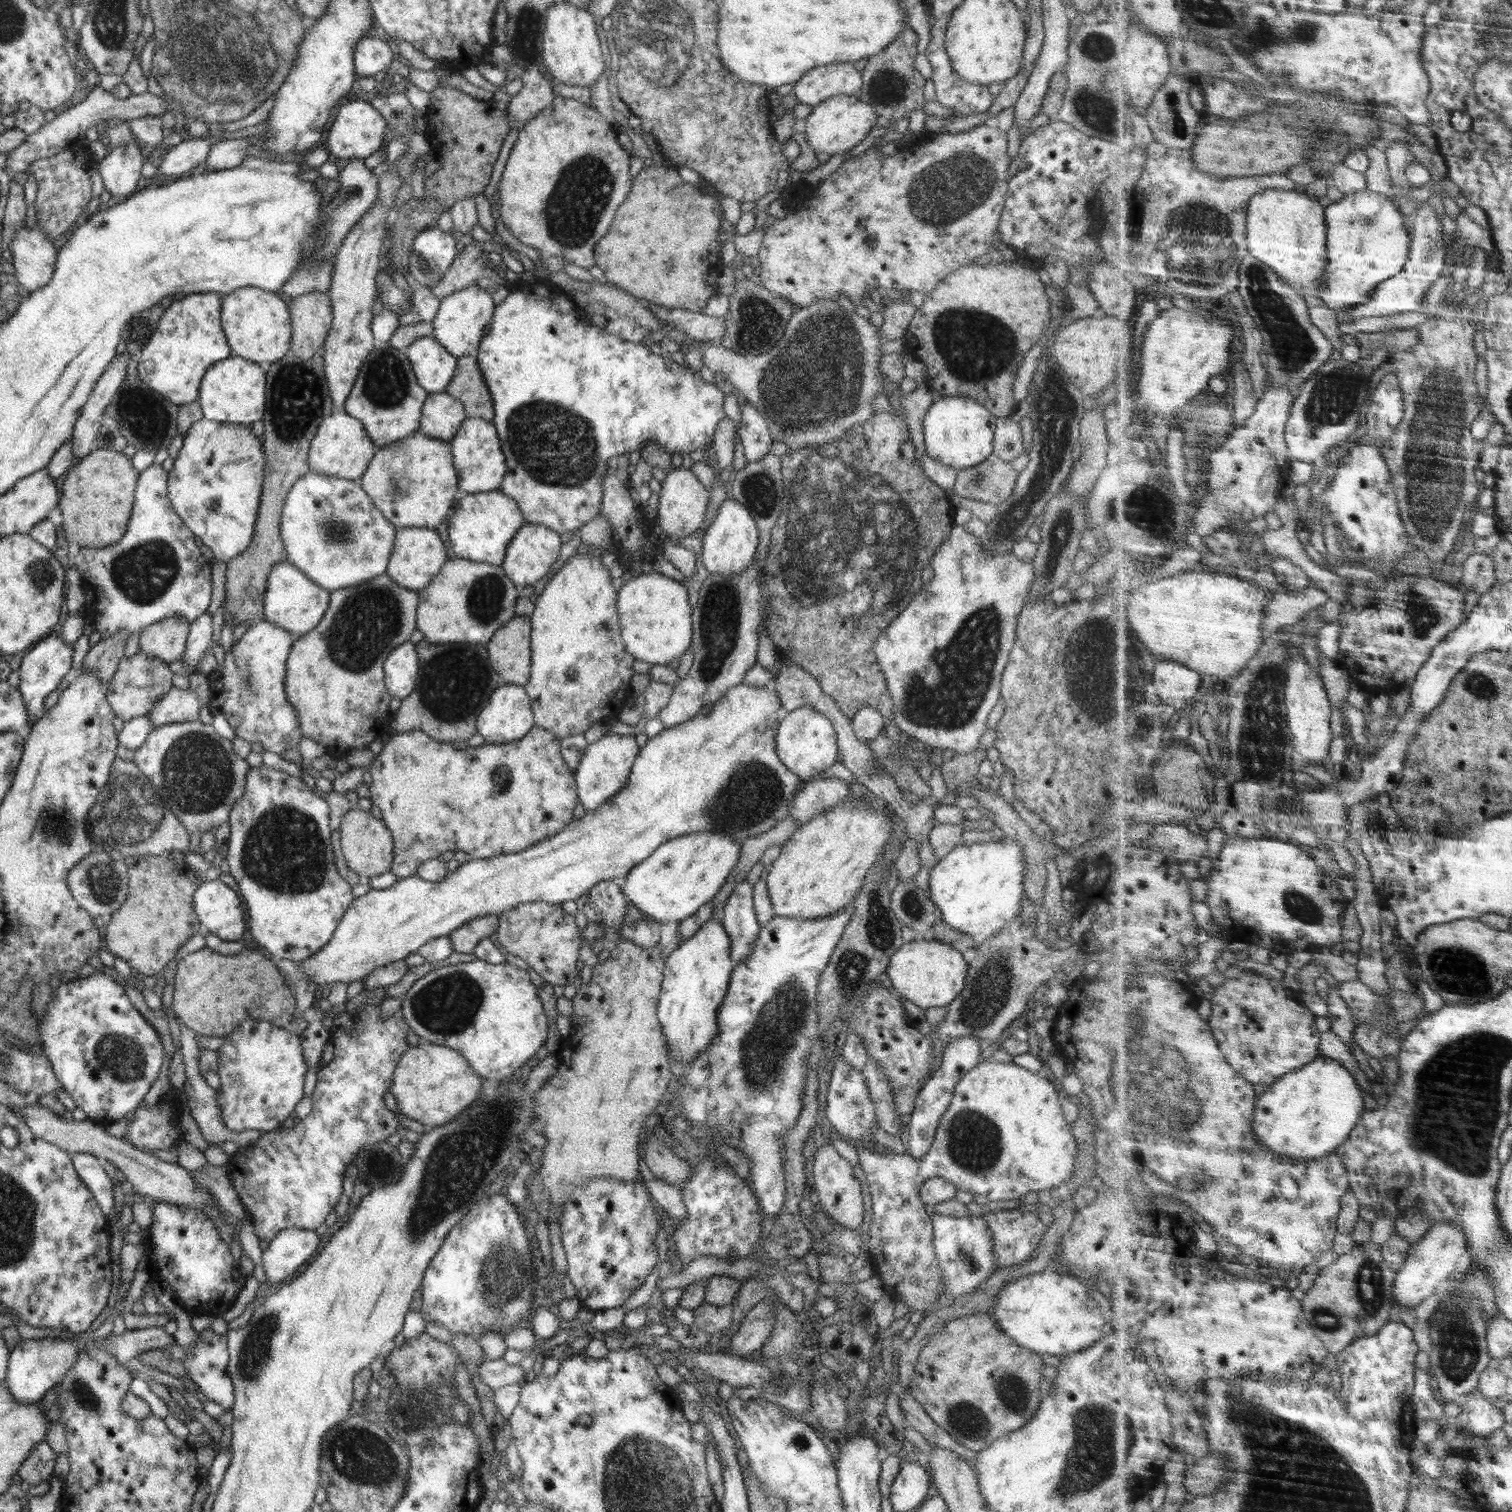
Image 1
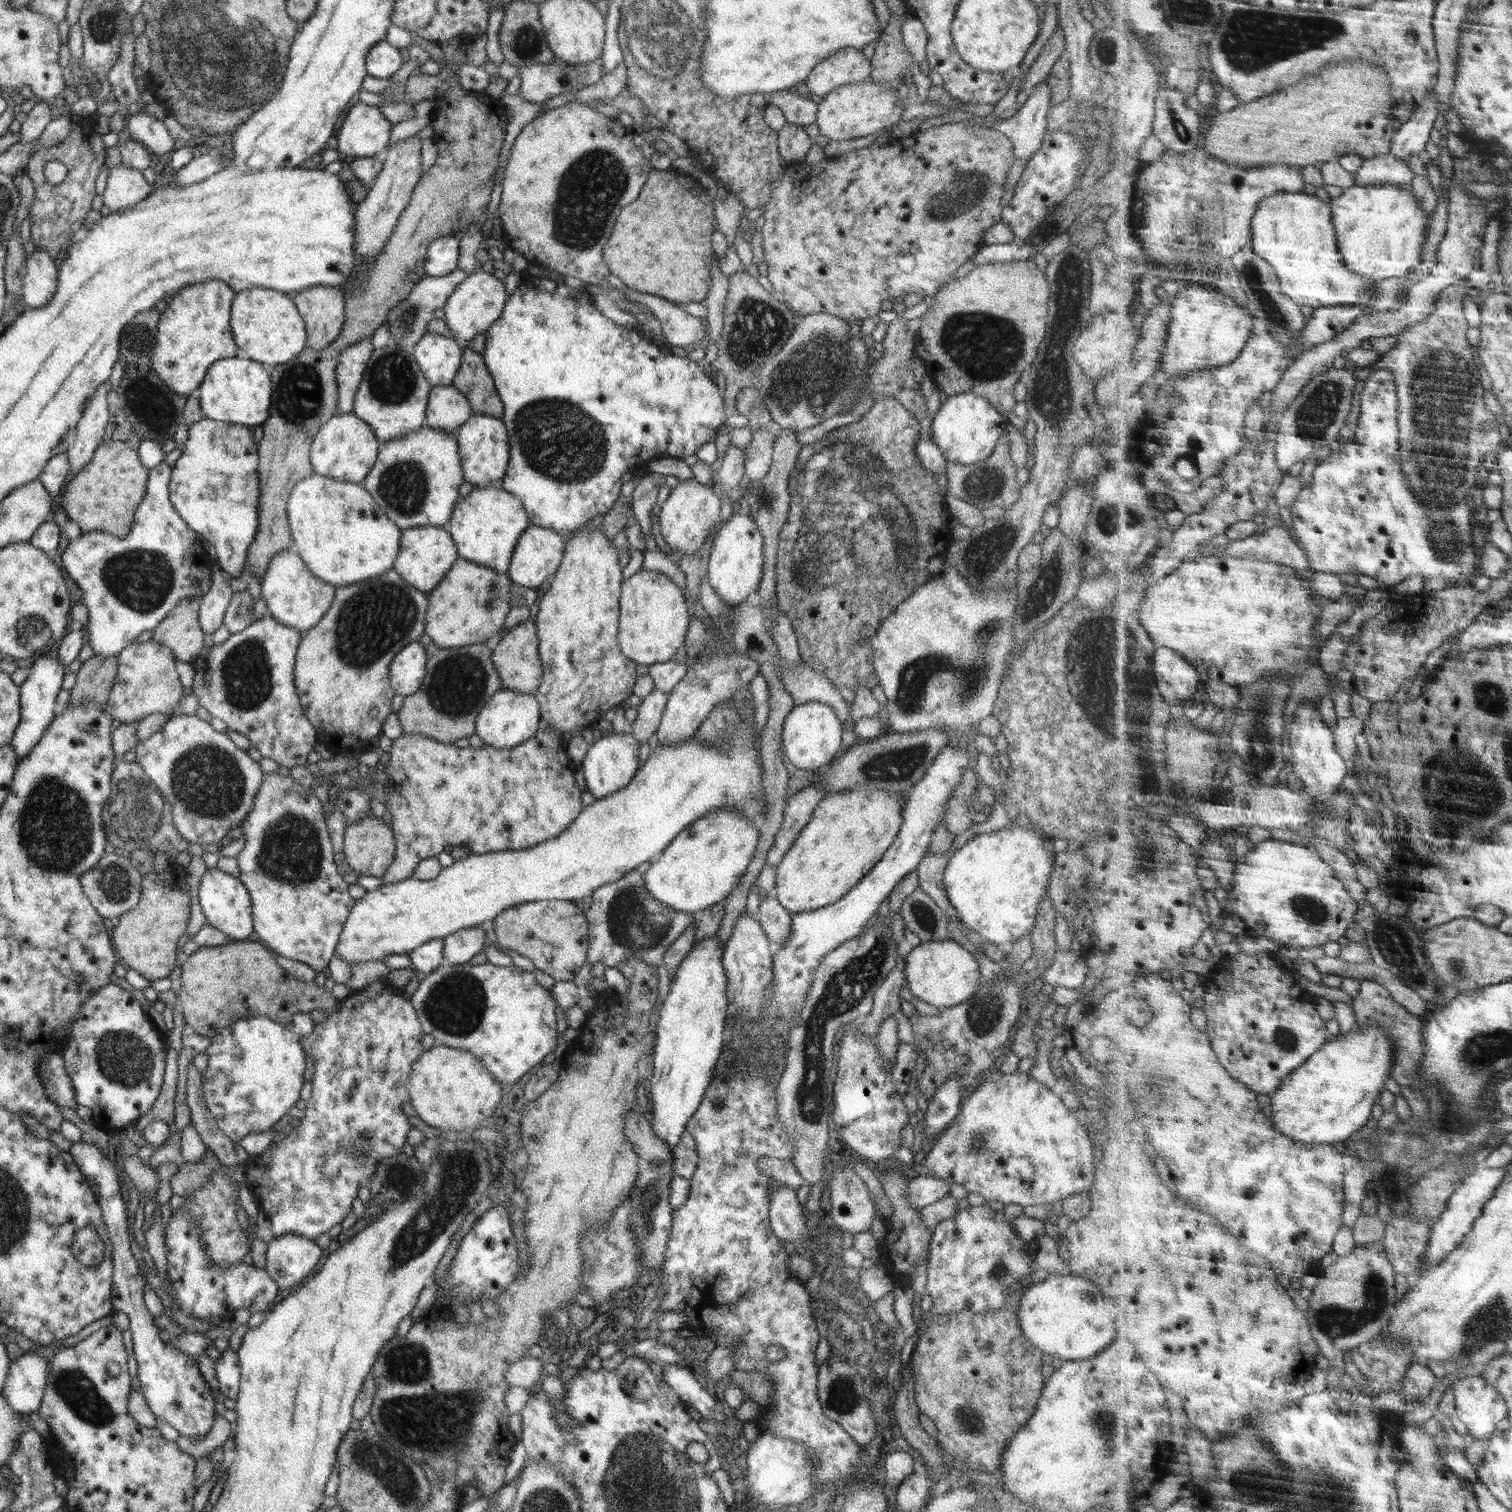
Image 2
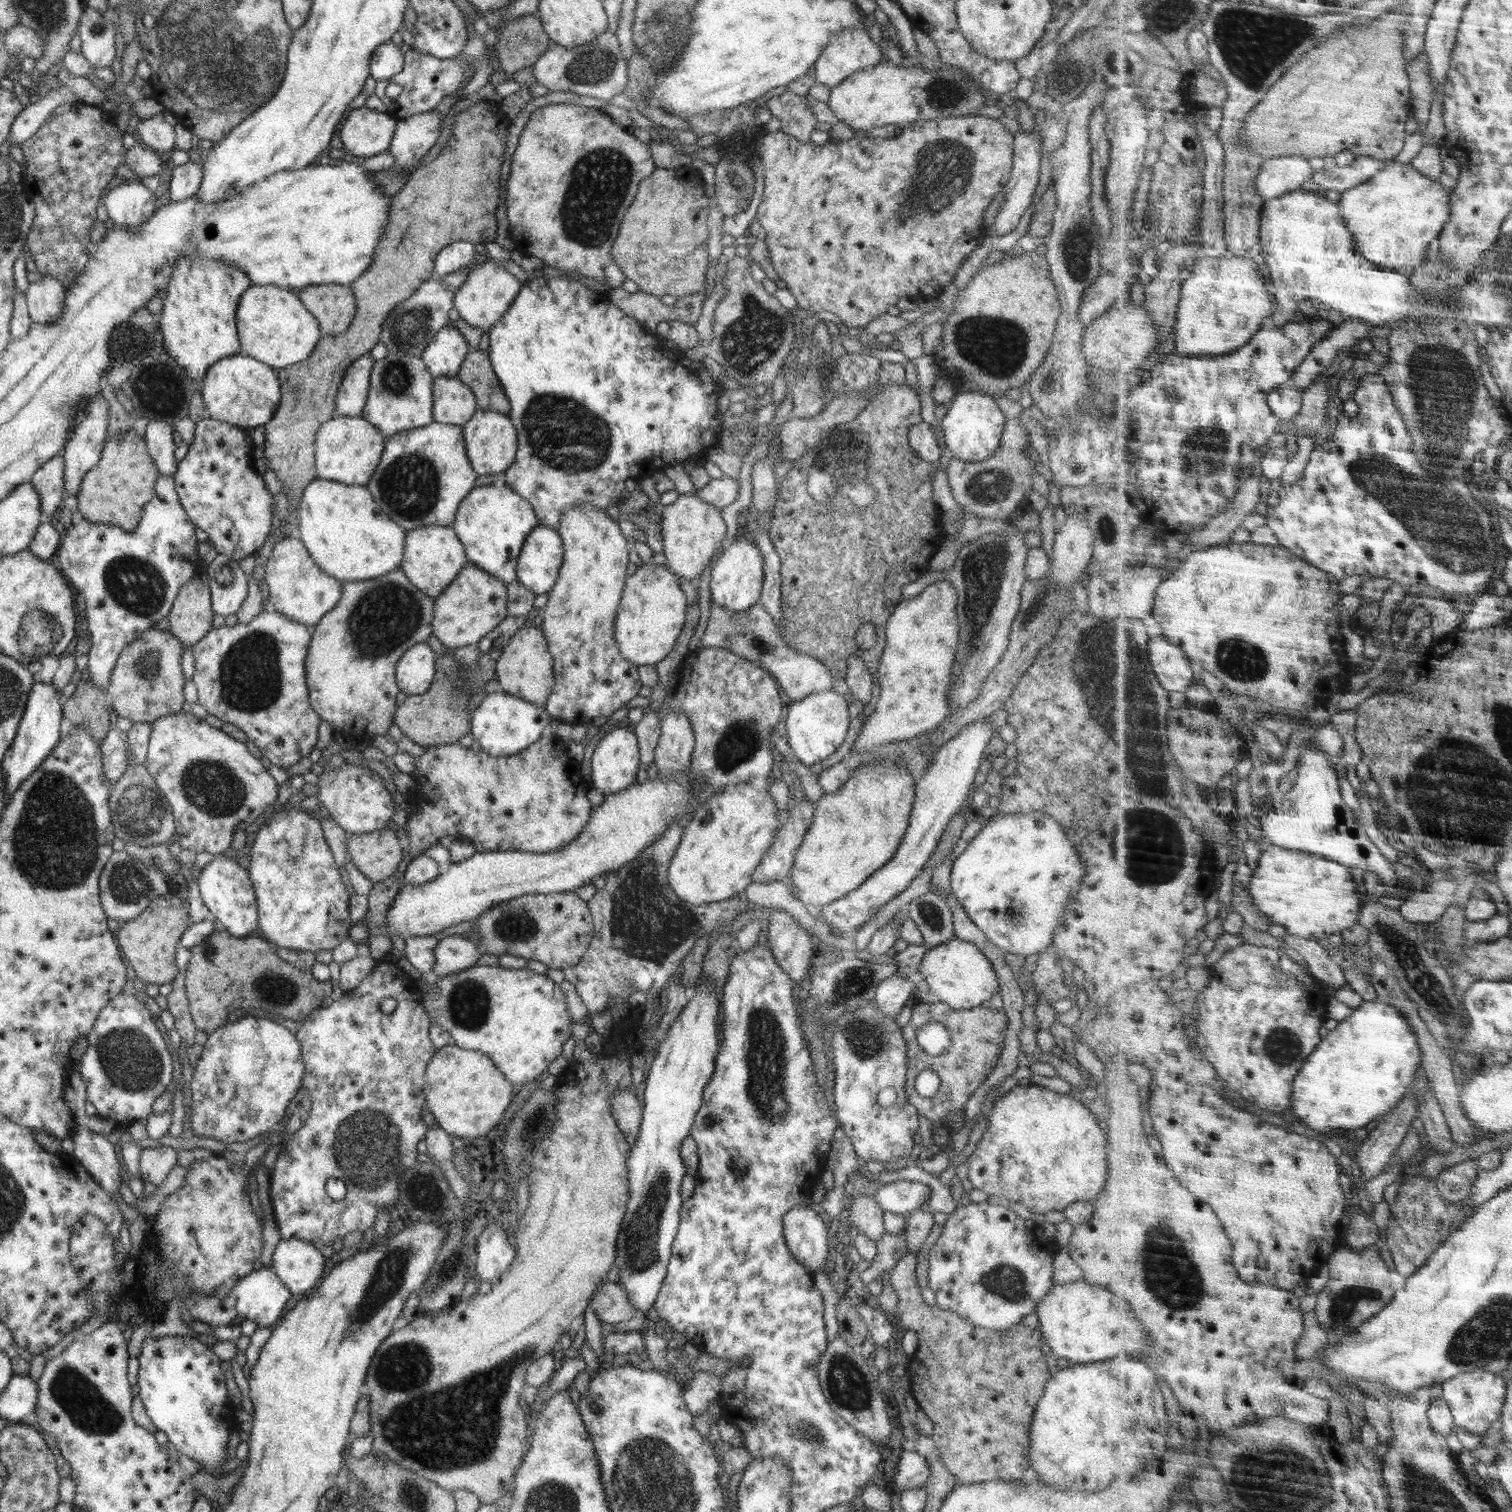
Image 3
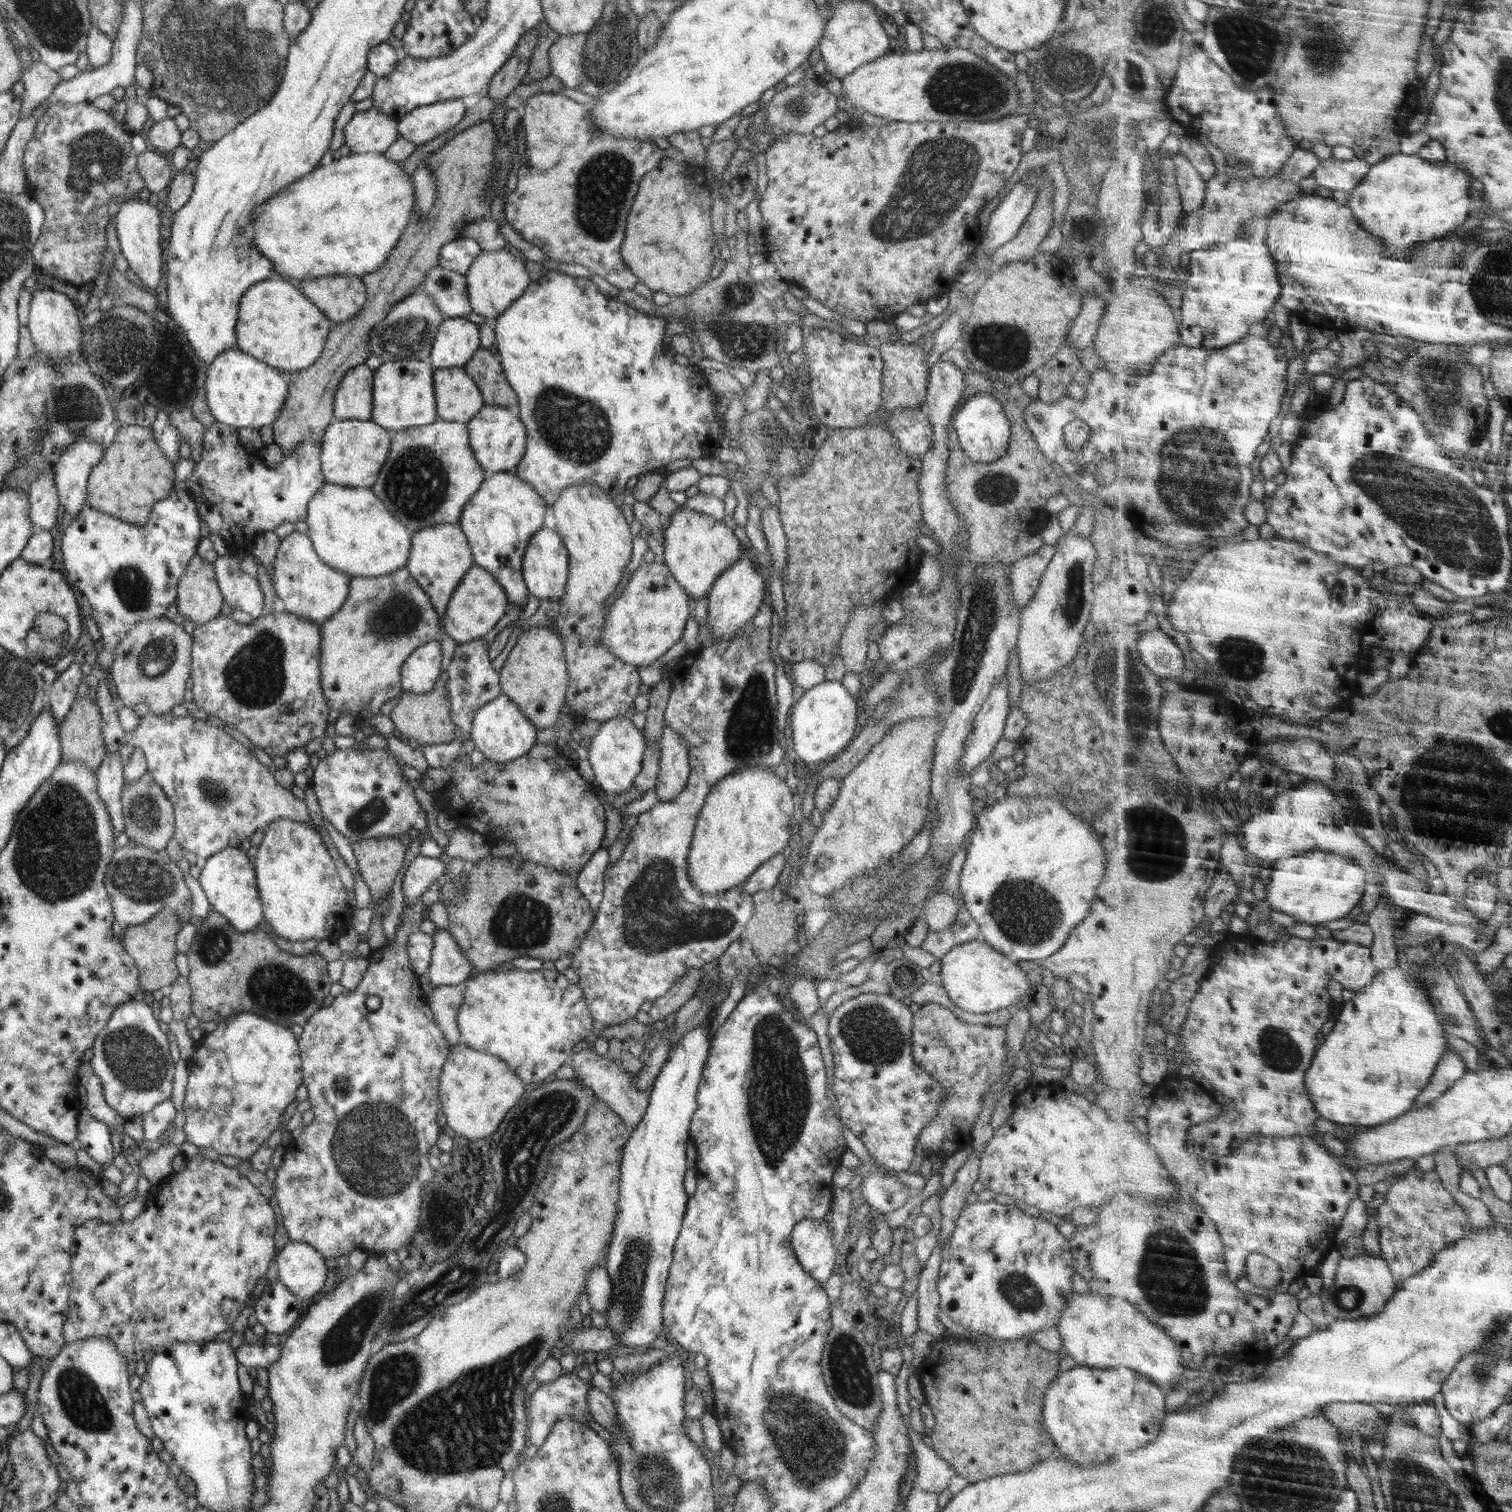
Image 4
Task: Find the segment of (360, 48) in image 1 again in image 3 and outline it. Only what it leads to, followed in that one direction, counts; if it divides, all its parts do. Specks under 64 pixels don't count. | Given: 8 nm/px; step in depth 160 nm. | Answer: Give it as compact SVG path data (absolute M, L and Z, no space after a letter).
M391 40L379 44L370 59L370 74L376 80L384 80L398 74L404 66L404 55L400 46Z

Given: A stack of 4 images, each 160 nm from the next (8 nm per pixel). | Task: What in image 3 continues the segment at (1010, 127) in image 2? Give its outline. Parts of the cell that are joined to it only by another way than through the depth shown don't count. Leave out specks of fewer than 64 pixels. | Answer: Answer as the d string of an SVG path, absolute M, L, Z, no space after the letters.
M1019 130L1013 135L1013 167L1011 177L1008 179L1006 186L1003 188L1002 194L1005 196L1005 201L1000 207L1000 211L995 218L995 223L991 229L997 236L1010 234L1016 226L1020 216L1030 206L1032 195L1036 192L1036 185L1040 180L1040 162L1041 158L1041 140L1034 133L1027 133Z

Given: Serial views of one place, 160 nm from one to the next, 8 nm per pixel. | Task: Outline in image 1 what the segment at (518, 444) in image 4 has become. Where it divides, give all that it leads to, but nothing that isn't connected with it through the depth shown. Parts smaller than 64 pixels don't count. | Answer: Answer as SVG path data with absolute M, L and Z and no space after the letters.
M467 417L451 441L453 465L458 475L458 486L468 493L499 489L506 474L505 456L501 449L496 427L492 421Z

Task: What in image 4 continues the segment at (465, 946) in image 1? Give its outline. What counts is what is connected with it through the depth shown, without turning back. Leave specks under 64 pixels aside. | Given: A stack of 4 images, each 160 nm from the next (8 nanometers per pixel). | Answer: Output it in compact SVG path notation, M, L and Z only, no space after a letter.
M446 929L433 934L432 959L427 977L436 986L461 985L471 976L472 963L458 946L457 940Z

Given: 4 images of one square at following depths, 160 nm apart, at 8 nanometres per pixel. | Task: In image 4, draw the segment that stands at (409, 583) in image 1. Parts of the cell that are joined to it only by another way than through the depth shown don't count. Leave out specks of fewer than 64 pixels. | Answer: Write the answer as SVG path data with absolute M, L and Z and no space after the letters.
M435 524L417 530L411 535L411 547L405 568L418 583L418 586L430 597L440 620L446 612L448 601L454 589L473 565L469 542L459 525Z

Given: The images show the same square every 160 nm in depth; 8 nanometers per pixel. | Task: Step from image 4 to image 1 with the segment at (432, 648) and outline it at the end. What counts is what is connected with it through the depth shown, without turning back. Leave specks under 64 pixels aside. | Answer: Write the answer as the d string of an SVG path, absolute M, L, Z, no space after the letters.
M412 641L399 644L384 661L386 690L392 697L406 698L418 684L418 655Z

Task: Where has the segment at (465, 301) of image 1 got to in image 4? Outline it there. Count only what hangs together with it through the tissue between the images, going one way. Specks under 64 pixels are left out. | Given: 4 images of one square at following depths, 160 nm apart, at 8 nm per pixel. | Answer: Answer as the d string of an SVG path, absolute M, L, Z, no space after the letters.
M493 250L481 253L472 261L465 274L468 286L468 301L477 315L493 323L497 317L506 311L517 300L533 279L533 275L526 271L525 261L505 251Z

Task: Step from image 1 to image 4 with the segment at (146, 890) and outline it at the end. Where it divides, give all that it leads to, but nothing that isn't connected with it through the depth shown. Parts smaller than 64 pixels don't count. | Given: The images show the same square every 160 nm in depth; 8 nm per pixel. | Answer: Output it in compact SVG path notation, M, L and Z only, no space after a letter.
M162 908L162 912L158 912L152 920L148 920L146 923L137 925L128 925L123 929L120 941L125 951L134 959L135 965L139 970L140 989L149 995L154 990L164 990L168 988L179 975L178 967L174 959L176 958L177 946L175 945L178 931L182 928L183 923L180 922L180 913L170 910L170 908Z

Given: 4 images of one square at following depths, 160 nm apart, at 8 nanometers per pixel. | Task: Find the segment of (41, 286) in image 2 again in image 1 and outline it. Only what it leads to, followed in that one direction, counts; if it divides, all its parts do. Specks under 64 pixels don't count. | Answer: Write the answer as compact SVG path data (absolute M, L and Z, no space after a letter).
M24 223L24 230L18 231L9 244L13 256L14 275L16 280L28 292L36 292L38 288L44 288L53 275L54 265L56 262L57 251L54 248L53 242L48 240L45 232L36 225L30 229L26 228Z

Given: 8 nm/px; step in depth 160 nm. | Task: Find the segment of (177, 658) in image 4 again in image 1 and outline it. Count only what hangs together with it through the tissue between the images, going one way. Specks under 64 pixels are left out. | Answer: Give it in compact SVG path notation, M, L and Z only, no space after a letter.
M143 652L130 657L124 656L119 662L113 679L105 686L106 700L110 703L115 716L123 721L132 720L137 716L148 716L154 703L158 702L173 687L172 675L173 672L168 668L168 663L155 656Z

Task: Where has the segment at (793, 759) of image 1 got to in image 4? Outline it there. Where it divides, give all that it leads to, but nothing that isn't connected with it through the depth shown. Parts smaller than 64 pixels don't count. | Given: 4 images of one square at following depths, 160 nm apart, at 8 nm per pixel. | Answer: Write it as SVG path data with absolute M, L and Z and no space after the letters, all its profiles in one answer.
M826 680L805 691L792 705L790 724L794 750L808 767L818 767L839 755L854 738L858 707L857 700L836 680Z

